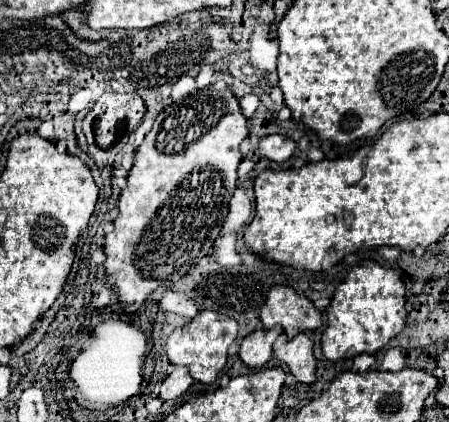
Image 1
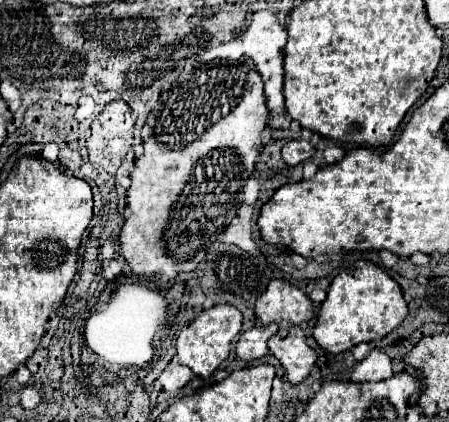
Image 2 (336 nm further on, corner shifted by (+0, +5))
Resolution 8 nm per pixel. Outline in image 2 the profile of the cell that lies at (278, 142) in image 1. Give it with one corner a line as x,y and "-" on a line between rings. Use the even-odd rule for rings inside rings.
290,140
282,148
282,158
288,166
296,166
300,162
306,162
312,158
312,154
314,154
314,148
306,140

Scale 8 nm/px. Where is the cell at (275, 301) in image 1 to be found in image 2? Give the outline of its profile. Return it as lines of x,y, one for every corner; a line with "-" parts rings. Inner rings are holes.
270,280
266,292
256,300
254,310
262,324
276,322
280,336
286,336
292,326
306,324
314,316
312,300
286,280

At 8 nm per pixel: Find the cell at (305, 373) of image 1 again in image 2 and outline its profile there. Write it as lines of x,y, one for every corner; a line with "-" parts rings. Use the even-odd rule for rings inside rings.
294,326
286,338
278,338
278,334
272,336
268,340
268,348
286,368
288,380
292,384
300,384
314,368
316,352
308,346
300,326

